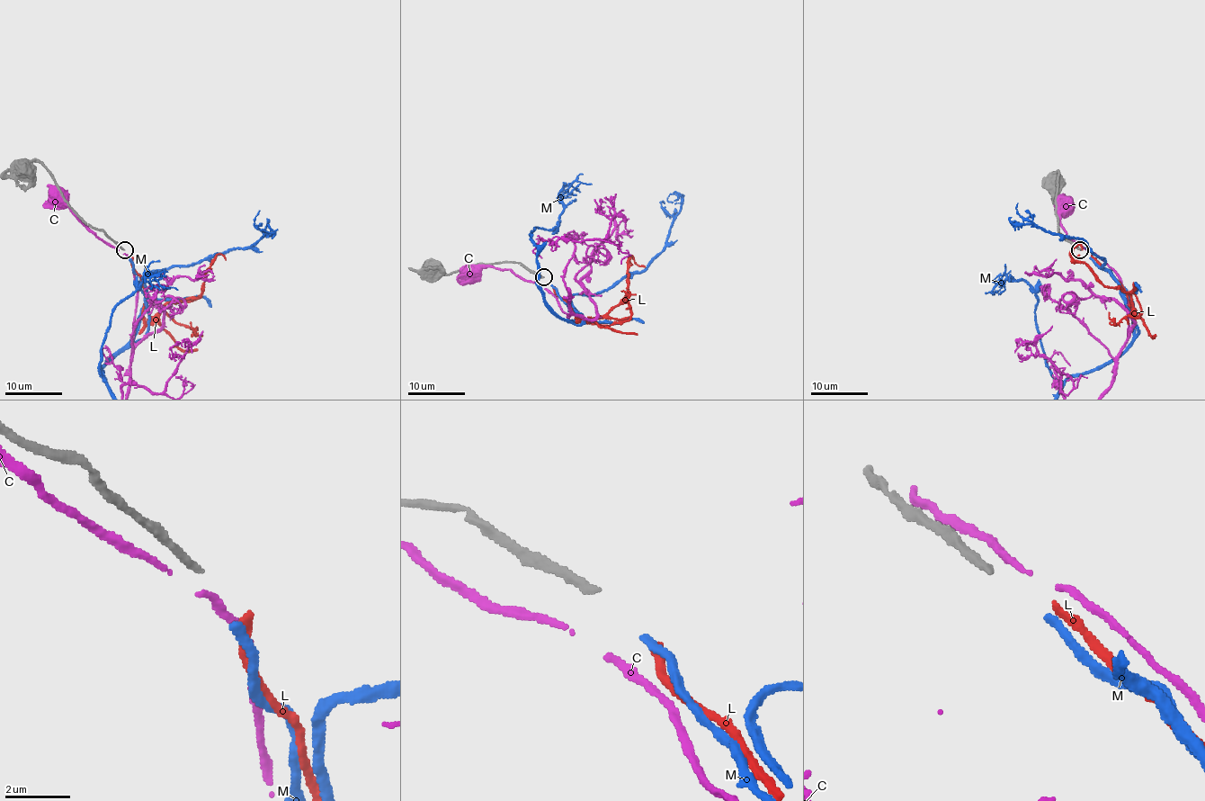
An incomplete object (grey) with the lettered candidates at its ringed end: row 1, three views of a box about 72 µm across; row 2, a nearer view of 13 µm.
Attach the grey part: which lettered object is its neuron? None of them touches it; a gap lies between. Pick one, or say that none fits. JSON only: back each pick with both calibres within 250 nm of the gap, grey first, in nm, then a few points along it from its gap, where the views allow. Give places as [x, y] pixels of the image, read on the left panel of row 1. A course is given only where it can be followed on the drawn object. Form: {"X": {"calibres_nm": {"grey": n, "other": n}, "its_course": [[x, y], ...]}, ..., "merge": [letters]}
{"L": {"calibres_nm": {"grey": 220, "other": 260}, "its_course": [[130, 258], [145, 292], [143, 314], [147, 319], [167, 303], [199, 297], [212, 261], [218, 254], [225, 260]]}, "merge": ["L"]}

